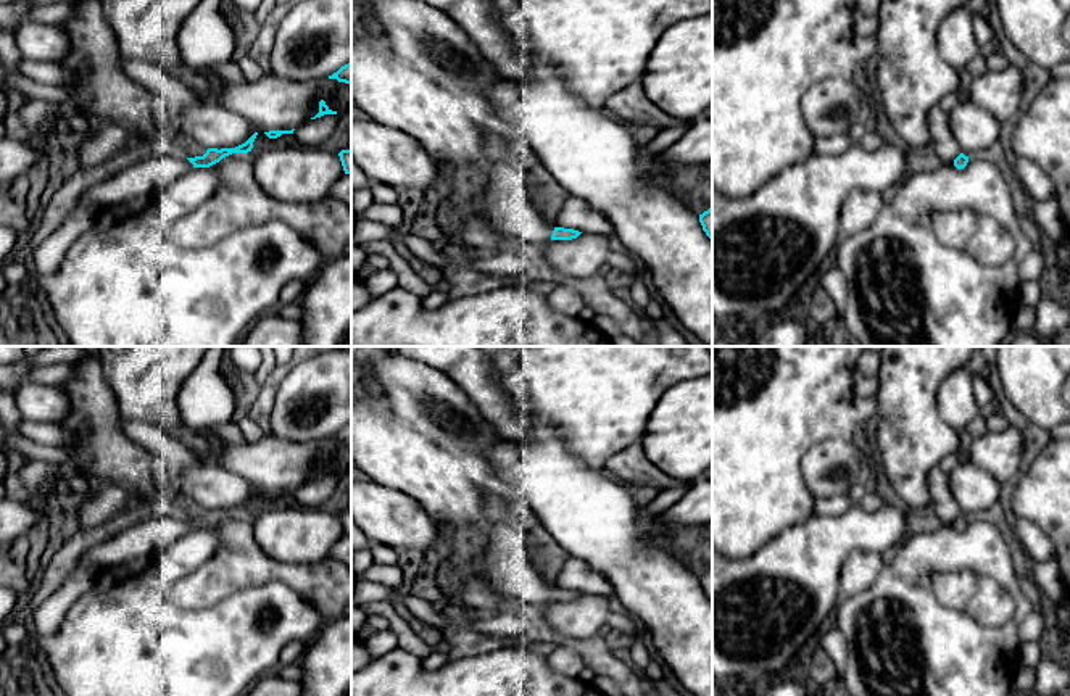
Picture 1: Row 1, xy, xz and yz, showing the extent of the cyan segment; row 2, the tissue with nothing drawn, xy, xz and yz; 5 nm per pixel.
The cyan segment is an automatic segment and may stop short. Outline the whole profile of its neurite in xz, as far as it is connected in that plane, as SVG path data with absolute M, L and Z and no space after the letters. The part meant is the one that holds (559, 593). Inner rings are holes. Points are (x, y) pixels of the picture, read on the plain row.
M493 522L483 533L482 549L471 559L474 582L533 611L548 601L572 601L582 593L550 586L537 572L524 530Z

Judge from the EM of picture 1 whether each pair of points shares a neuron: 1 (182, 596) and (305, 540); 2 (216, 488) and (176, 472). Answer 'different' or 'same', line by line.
1: different
2: same

